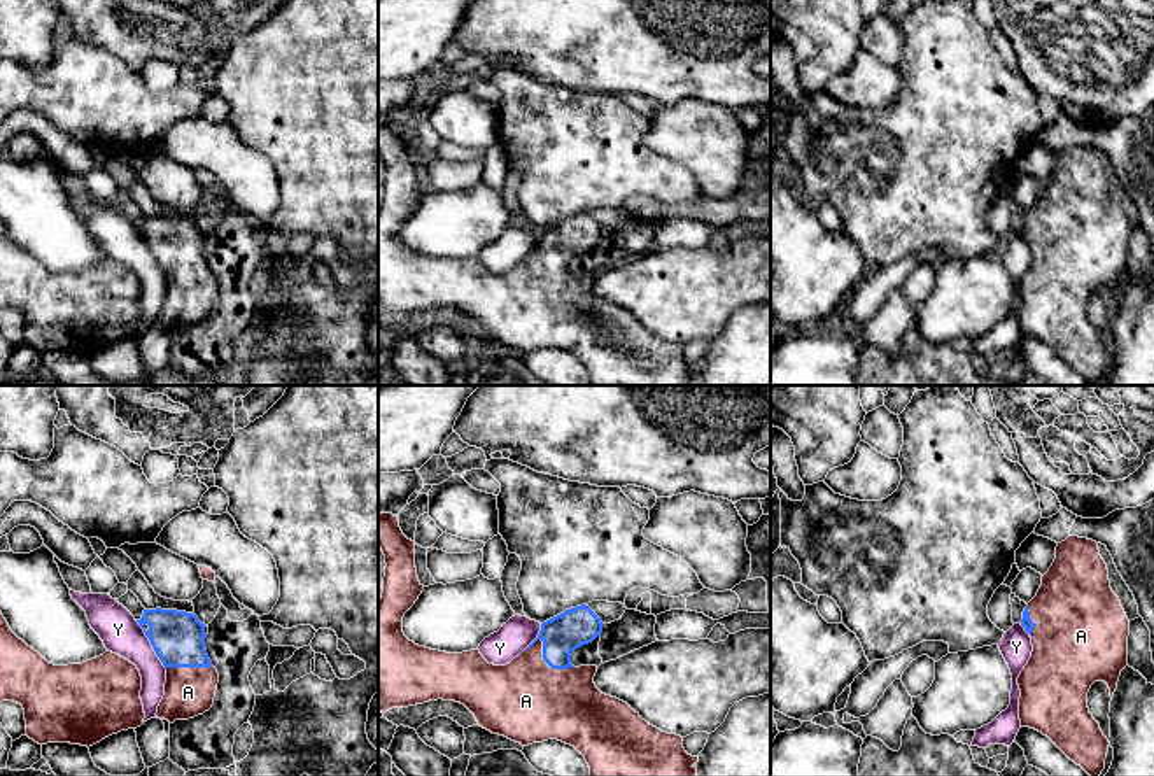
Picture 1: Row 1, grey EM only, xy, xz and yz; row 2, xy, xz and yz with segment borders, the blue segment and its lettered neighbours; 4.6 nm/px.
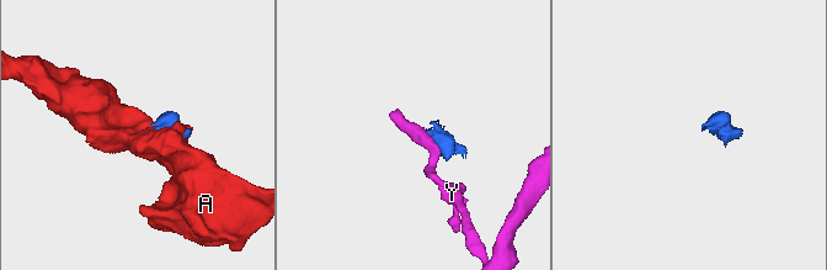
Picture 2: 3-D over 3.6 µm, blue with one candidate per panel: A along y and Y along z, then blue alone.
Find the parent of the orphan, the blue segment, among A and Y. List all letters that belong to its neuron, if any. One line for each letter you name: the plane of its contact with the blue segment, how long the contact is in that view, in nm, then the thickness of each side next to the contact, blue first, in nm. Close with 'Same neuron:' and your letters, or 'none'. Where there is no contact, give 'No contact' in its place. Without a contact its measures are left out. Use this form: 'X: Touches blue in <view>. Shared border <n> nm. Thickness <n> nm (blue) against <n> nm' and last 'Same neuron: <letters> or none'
A: Touches blue in xz. Shared border 240 nm. Thickness 180 nm (blue) against 380 nm
Same neuron: A

